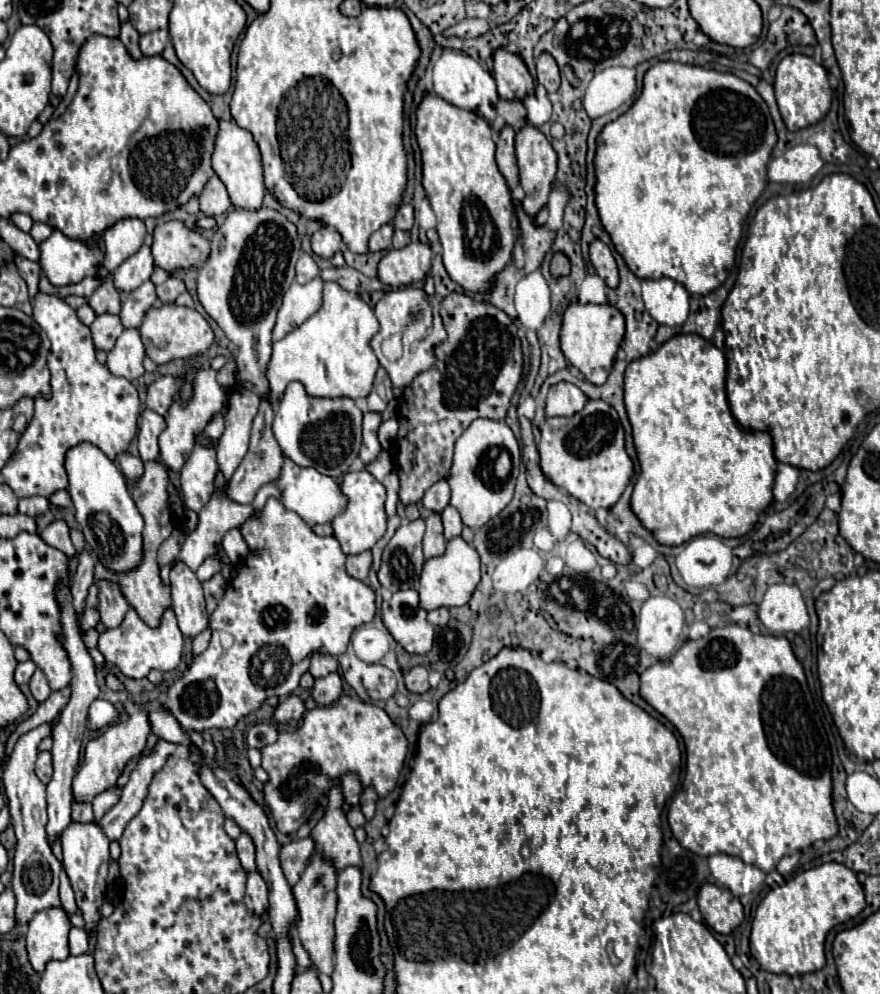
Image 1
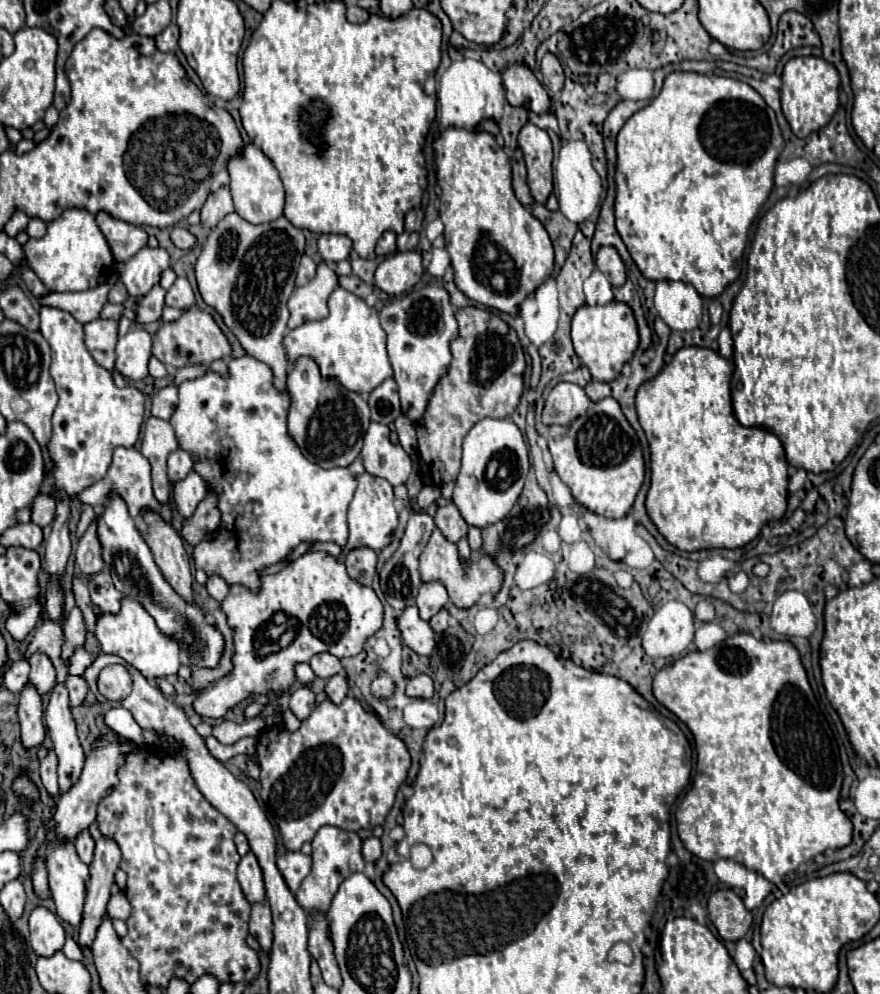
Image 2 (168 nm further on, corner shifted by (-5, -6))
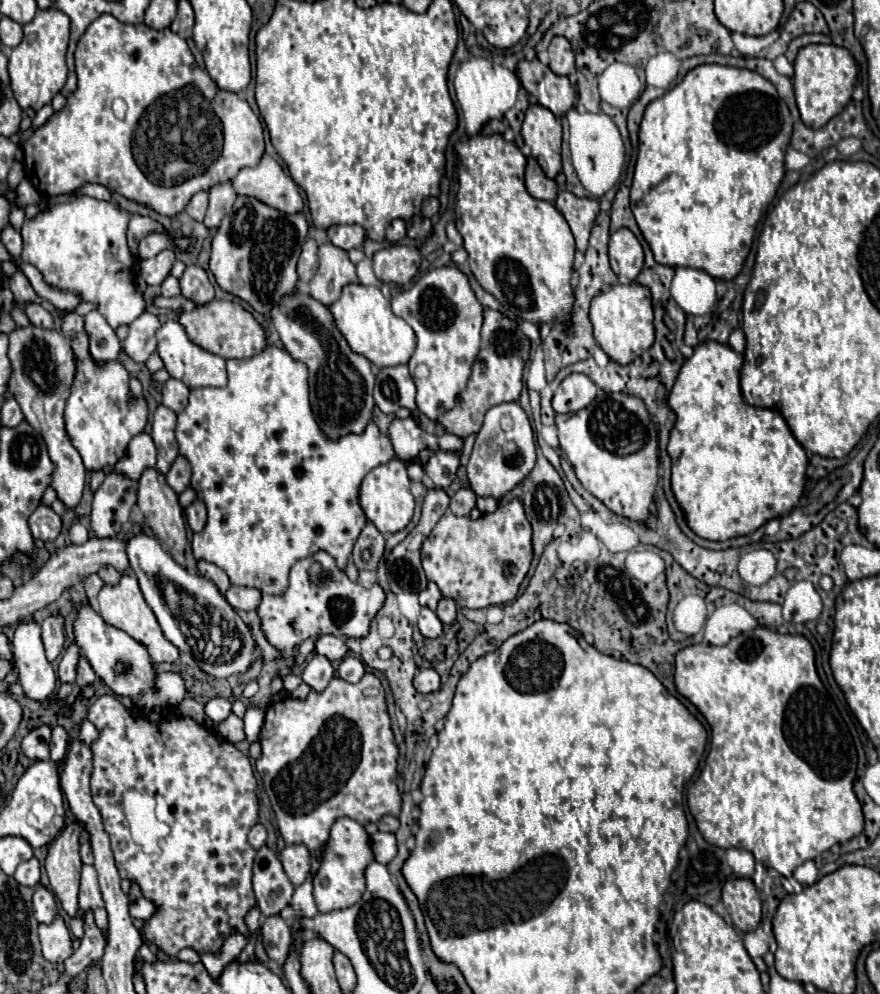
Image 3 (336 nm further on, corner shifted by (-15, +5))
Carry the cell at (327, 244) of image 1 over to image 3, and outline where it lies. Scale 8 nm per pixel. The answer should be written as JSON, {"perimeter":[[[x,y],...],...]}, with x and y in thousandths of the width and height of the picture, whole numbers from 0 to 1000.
{"perimeter":[[[393,225],[393,227],[377,227],[373,229],[373,241],[389,249],[389,252],[400,252],[400,249],[411,249],[416,239],[416,233],[407,225]]]}

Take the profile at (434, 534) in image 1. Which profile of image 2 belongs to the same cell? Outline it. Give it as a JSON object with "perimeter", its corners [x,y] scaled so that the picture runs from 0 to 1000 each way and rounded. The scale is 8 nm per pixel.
{"perimeter":[[[493,532],[484,552],[477,558],[477,580],[480,580],[480,585],[505,587],[505,591],[511,597],[511,605],[518,611],[536,611],[539,607],[545,605],[545,601],[550,597],[561,599],[561,595],[566,595],[566,587],[570,587],[570,574],[566,574],[566,568],[557,560],[543,562],[543,574],[525,574],[518,548],[511,546],[498,532]]]}

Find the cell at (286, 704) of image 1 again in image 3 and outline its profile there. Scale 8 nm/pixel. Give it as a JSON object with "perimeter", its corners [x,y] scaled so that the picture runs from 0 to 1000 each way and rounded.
{"perimeter":[[[357,658],[348,670],[348,674],[343,676],[343,684],[352,690],[352,692],[359,692],[361,696],[366,696],[373,686],[380,682],[382,678],[382,672],[377,670],[377,666],[370,662],[370,660],[364,660],[364,658]]]}

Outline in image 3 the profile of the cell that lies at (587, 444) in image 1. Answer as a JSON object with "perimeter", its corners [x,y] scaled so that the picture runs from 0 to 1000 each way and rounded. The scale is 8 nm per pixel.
{"perimeter":[[[682,396],[670,408],[652,416],[632,416],[632,431],[636,453],[652,469],[652,475],[661,489],[673,495],[682,505],[686,505],[686,509],[693,511],[698,517],[716,521],[720,525],[734,525],[748,487],[748,435],[732,406],[727,406],[723,398]]]}

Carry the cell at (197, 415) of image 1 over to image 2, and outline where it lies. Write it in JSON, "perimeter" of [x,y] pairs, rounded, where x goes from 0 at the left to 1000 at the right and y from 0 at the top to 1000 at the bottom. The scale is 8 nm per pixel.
{"perimeter":[[[200,452],[198,456],[193,456],[193,460],[191,460],[191,478],[193,478],[193,484],[209,482],[218,474],[220,466],[223,466],[223,460],[216,454]]]}

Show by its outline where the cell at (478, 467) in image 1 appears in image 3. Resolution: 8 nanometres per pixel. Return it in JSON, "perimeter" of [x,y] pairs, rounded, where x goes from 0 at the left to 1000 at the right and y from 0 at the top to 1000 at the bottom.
{"perimeter":[[[573,404],[557,410],[552,414],[550,427],[543,435],[539,453],[530,469],[534,491],[541,495],[541,499],[559,499],[568,503],[591,483],[595,483],[595,479],[600,479],[600,475],[607,471],[607,465],[609,465],[607,437],[600,419],[589,408],[589,404]]]}

